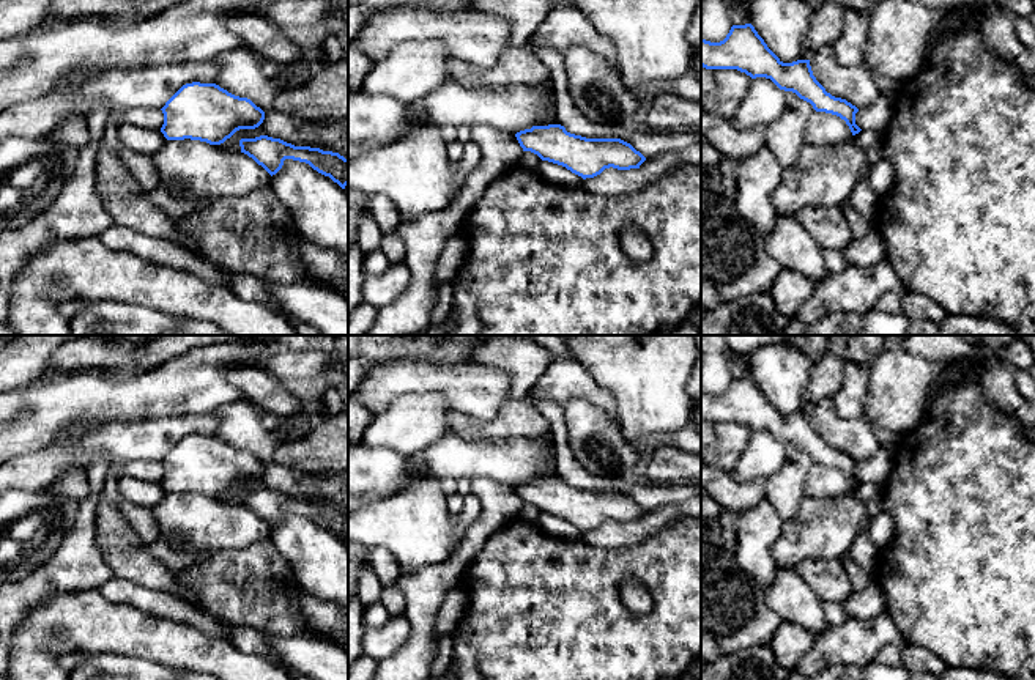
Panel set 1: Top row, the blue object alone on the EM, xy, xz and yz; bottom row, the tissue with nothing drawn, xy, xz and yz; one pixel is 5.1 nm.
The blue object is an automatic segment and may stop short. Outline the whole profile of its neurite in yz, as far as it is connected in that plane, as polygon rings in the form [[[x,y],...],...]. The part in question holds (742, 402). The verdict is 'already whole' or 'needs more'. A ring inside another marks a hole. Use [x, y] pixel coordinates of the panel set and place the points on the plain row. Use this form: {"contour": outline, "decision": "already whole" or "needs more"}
{"contour": [[[751,376],[733,378],[720,395],[701,390],[701,419],[706,422],[737,422],[751,431],[770,431],[780,442],[792,444],[810,455],[816,464],[844,472],[852,488],[862,483],[855,477],[859,461],[846,452],[827,445],[813,428],[810,412],[783,416]]], "decision": "already whole"}

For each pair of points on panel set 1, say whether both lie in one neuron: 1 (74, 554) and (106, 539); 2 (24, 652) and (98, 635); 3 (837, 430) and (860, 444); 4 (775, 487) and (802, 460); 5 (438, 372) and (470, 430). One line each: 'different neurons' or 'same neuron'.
1: different neurons
2: same neuron
3: same neuron
4: same neuron
5: different neurons

